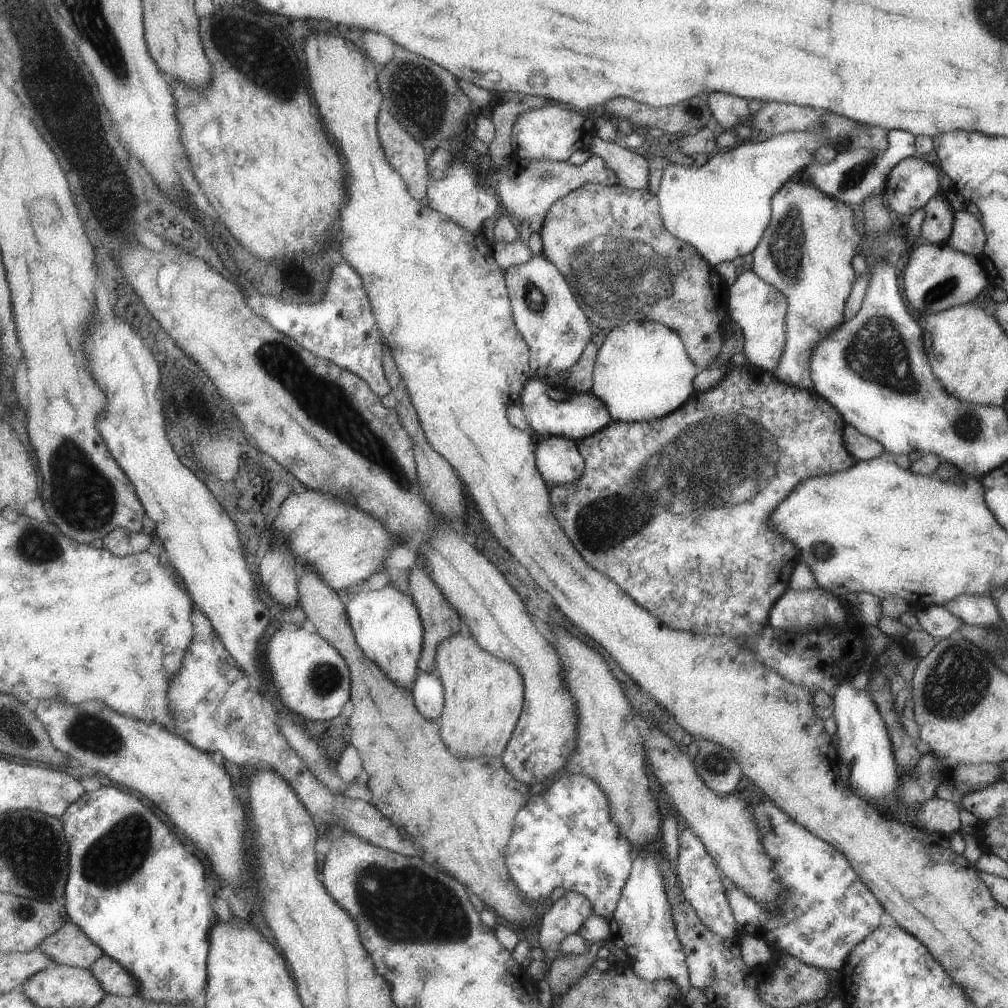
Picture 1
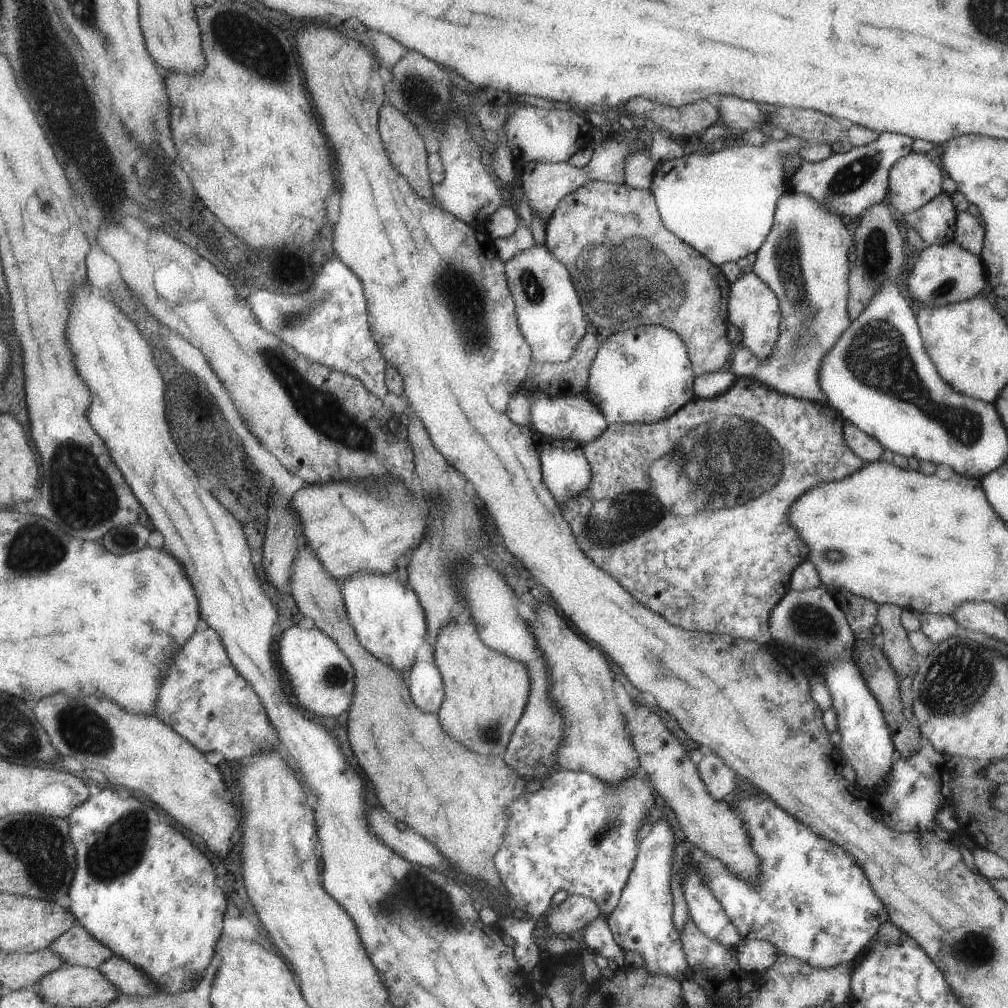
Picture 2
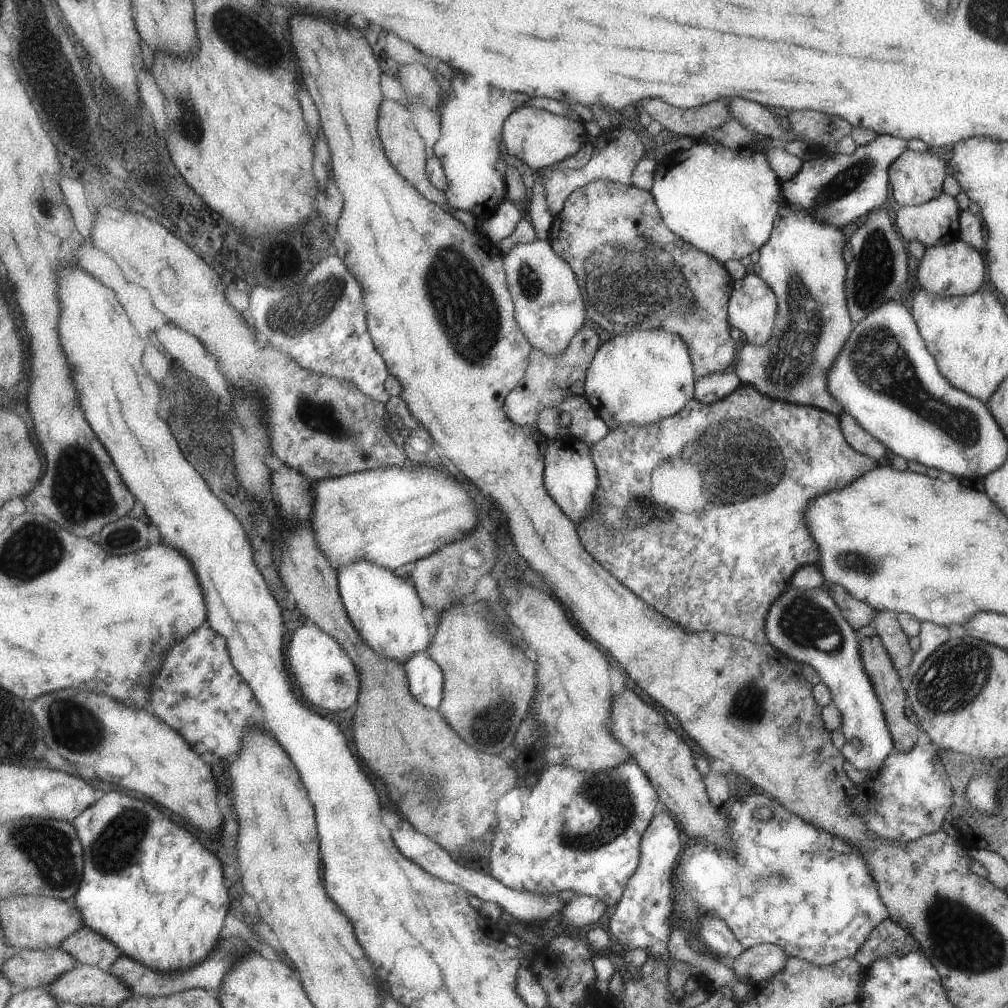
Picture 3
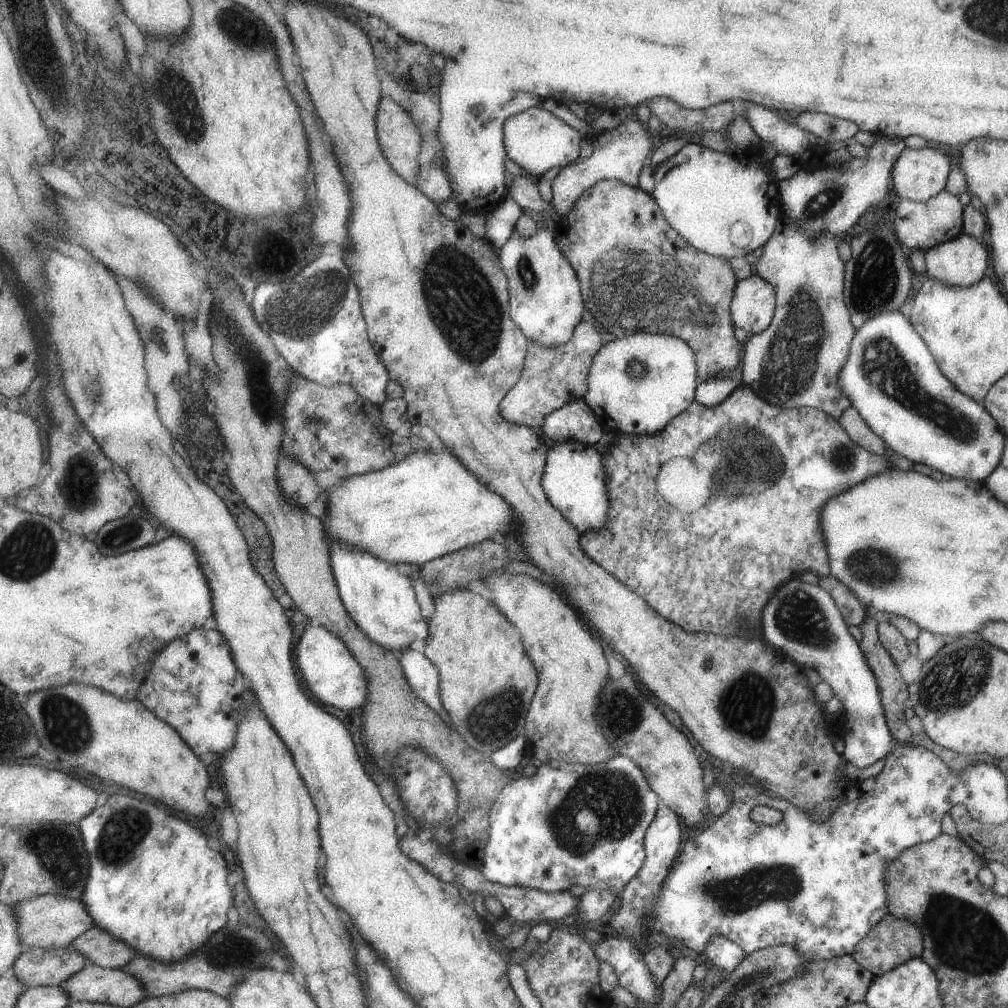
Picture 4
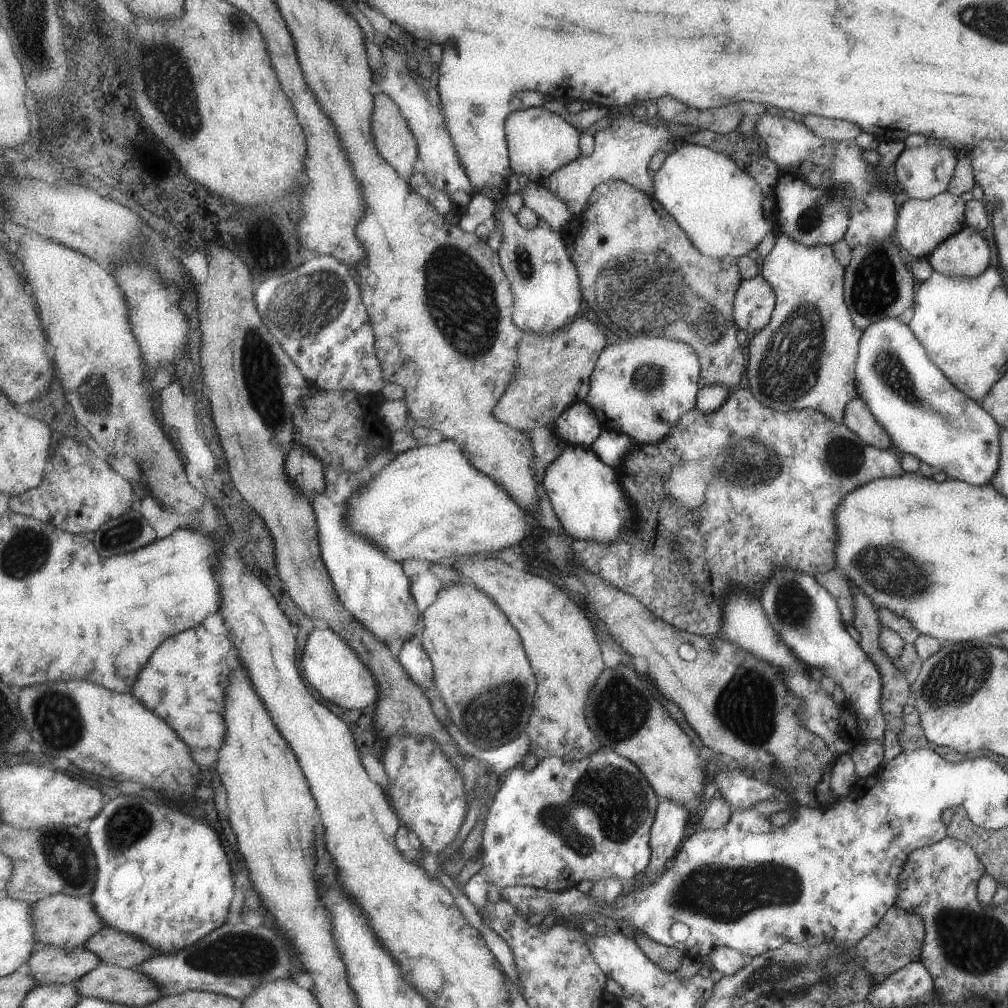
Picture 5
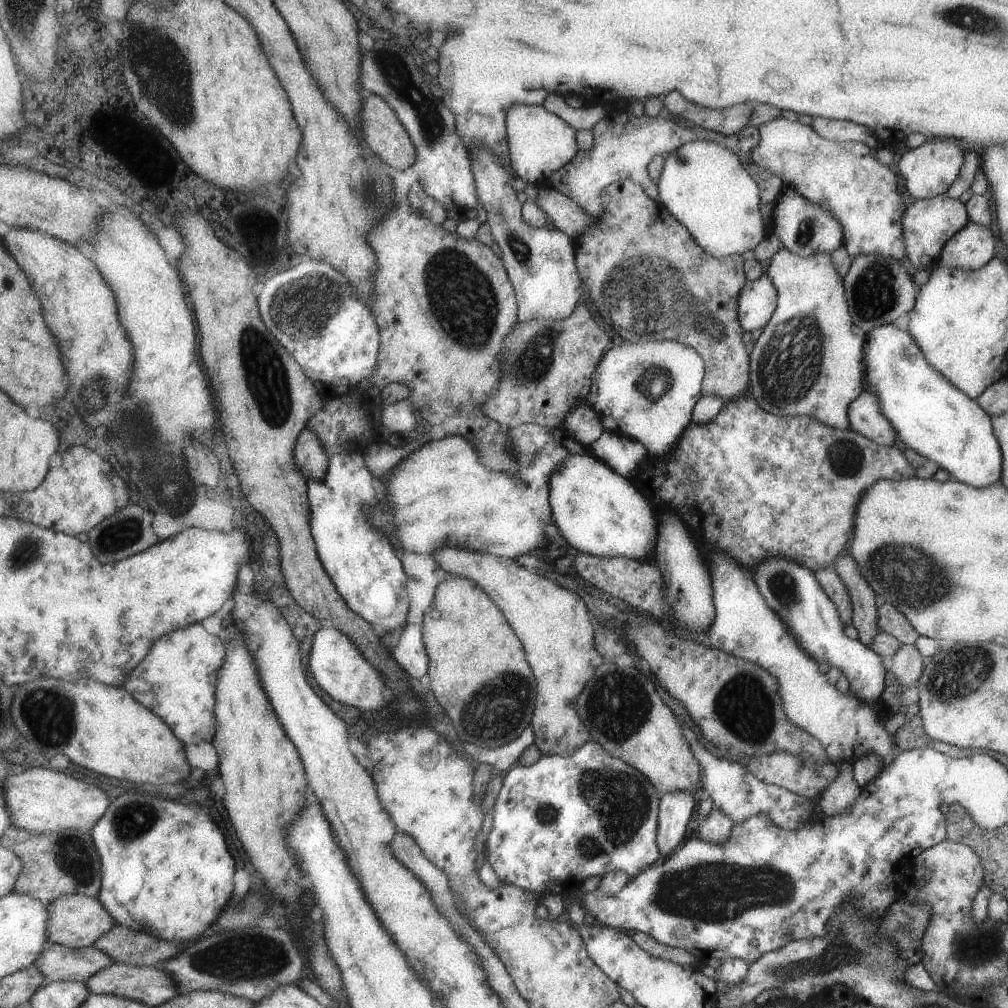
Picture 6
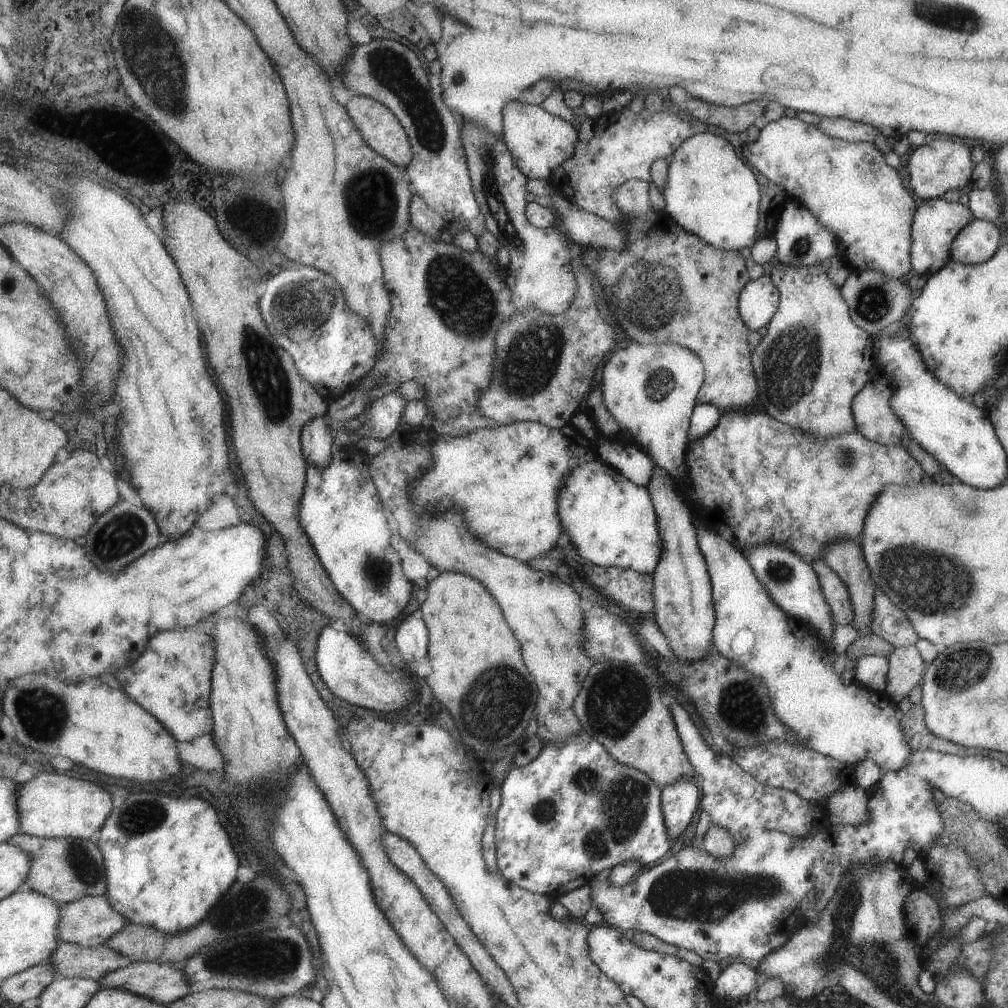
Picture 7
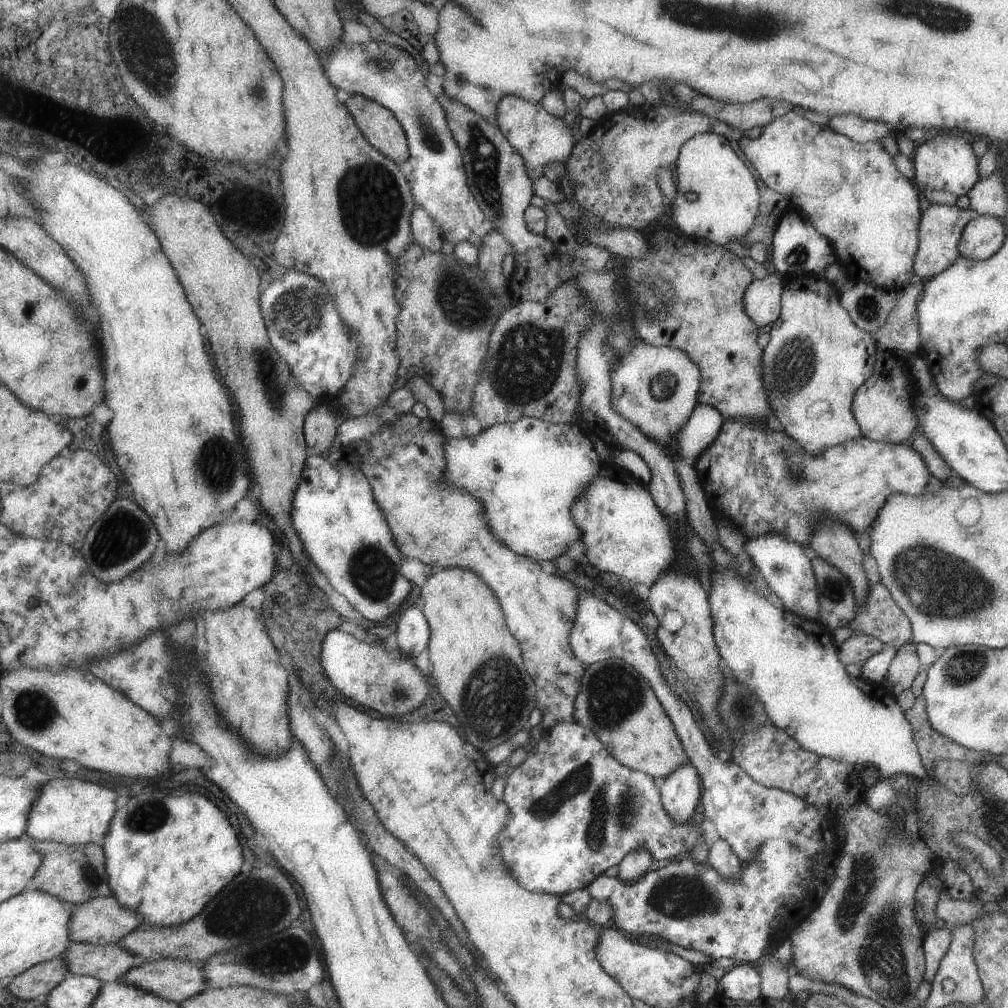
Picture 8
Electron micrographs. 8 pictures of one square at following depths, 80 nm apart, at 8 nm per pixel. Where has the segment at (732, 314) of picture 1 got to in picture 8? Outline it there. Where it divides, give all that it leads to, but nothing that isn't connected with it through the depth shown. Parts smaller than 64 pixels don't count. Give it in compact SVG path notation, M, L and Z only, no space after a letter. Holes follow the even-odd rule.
M767 273L763 278L754 278L745 290L746 314L758 328L777 320L781 312L783 281L777 274Z

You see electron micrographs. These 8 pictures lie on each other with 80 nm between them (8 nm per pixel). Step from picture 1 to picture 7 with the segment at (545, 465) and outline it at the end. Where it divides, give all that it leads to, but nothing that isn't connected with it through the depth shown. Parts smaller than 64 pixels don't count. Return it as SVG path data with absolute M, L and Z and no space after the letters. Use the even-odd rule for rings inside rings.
M598 458L572 468L558 490L558 517L563 534L570 538L571 545L581 560L591 565L618 566L624 569L652 574L662 554L662 541L658 531L657 511L649 490L626 479L618 470Z

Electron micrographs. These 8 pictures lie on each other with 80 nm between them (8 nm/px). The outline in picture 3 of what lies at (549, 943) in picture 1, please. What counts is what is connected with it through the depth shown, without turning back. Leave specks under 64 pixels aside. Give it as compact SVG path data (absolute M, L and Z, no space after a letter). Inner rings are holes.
M575 895L562 906L560 913L565 926L573 926L575 930L579 930L600 920L605 909L601 899L591 895Z

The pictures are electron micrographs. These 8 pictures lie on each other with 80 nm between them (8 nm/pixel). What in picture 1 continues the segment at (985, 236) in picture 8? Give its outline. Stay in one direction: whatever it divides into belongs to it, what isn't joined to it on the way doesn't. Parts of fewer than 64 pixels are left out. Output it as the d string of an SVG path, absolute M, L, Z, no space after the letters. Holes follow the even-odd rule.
M921 244L911 252L903 270L903 296L917 316L927 317L973 300L987 286L985 273L974 256L953 250L946 244Z

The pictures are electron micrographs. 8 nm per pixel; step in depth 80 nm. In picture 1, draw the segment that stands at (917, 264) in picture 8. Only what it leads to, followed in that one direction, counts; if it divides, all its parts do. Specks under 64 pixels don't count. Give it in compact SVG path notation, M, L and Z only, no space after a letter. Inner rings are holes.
M935 193L923 206L924 217L920 235L927 242L945 244L949 238L953 211L943 194Z

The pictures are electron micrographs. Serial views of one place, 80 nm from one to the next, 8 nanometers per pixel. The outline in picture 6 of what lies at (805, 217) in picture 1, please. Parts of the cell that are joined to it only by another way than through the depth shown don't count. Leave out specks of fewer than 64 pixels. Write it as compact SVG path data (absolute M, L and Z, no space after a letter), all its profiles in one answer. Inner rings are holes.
M779 247L770 257L765 274L777 291L777 305L750 352L749 396L772 415L815 417L828 427L847 429L848 406L864 390L863 348L867 332L851 322L844 286L829 253L800 257Z

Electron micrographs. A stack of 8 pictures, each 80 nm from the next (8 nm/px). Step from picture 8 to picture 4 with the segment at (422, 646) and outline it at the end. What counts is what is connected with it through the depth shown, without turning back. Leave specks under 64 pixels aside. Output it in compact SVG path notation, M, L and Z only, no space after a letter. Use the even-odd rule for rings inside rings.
M408 649L400 654L400 661L413 690L435 710L444 708L439 667L425 654Z

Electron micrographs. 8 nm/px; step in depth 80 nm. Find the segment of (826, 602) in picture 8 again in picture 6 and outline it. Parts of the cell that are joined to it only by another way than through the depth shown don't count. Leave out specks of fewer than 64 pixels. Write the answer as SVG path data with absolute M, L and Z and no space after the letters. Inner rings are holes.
M826 566L814 571L814 577L826 594L834 602L838 609L838 617L843 625L852 624L852 604L845 585L841 582L839 575L835 572L833 566Z

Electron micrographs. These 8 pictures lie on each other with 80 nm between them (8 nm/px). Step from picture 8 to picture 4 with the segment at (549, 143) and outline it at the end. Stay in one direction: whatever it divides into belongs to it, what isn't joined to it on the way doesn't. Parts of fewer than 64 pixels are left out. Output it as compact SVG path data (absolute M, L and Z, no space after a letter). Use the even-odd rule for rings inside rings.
M540 106L511 115L505 121L504 135L509 158L527 173L535 176L535 179L553 166L565 167L579 154L581 133L569 128L567 124Z

